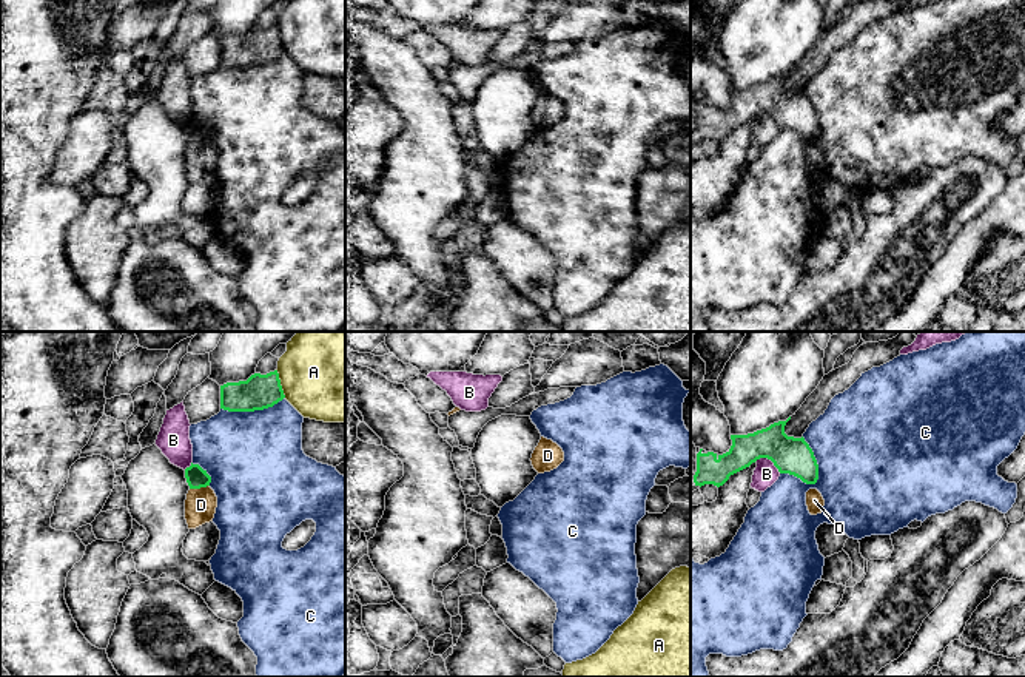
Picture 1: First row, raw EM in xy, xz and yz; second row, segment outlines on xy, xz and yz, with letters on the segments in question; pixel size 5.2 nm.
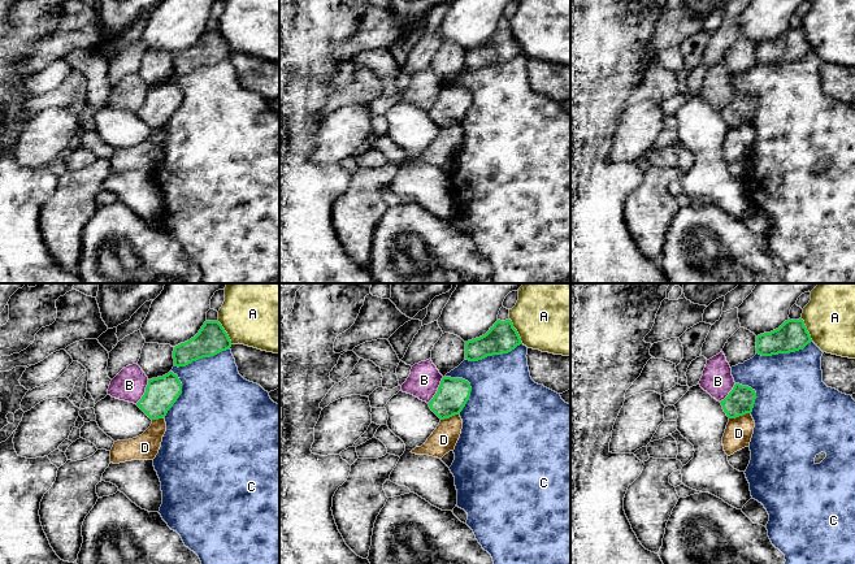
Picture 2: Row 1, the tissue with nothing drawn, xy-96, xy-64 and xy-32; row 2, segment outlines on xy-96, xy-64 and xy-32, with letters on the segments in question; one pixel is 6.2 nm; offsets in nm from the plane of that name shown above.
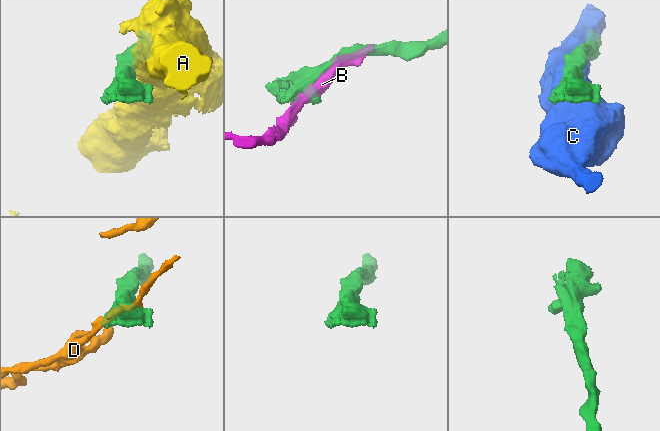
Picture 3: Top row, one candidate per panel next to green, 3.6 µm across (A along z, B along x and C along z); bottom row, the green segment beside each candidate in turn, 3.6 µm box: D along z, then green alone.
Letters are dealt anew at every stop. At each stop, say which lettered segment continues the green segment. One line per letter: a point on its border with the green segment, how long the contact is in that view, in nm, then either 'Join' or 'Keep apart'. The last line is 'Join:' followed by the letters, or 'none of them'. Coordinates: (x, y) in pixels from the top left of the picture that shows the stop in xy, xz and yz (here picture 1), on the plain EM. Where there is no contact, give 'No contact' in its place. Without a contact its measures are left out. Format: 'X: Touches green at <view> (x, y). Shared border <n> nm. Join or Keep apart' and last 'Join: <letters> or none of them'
A: Touches green at xy (279, 37). Shared border 160 nm. Keep apart
B: Touches green at yz (769, 113). Shared border 150 nm. Keep apart
C: Touches green at yz (816, 116). Shared border 260 nm. Keep apart
D: Touches green at xy (199, 142). Shared border 110 nm. Keep apart
Join: none of them

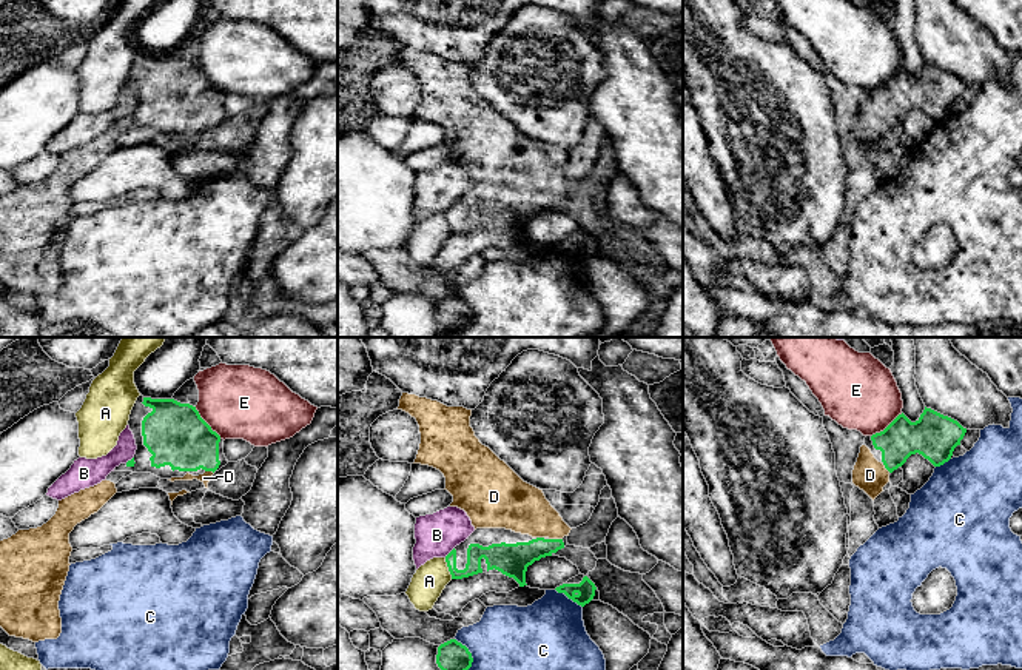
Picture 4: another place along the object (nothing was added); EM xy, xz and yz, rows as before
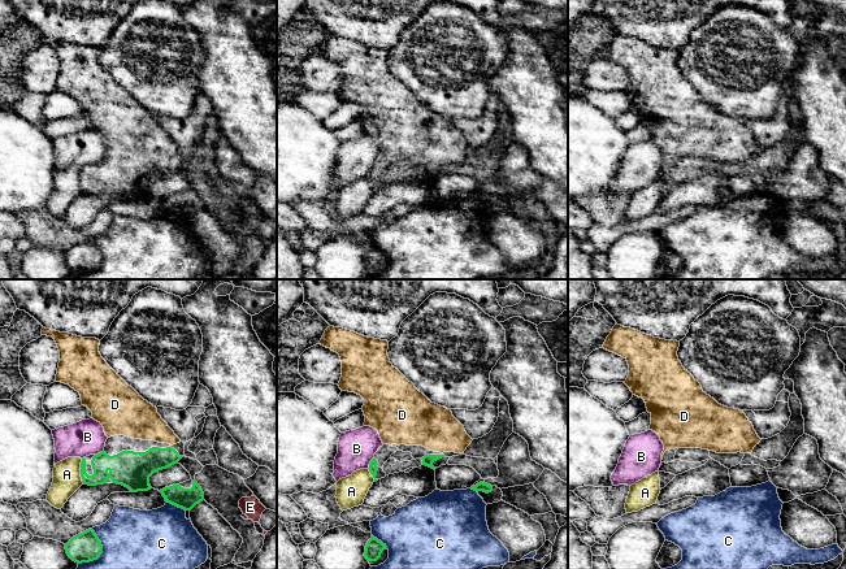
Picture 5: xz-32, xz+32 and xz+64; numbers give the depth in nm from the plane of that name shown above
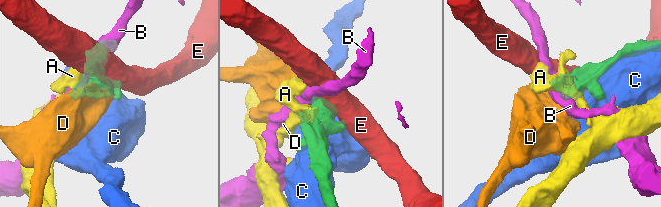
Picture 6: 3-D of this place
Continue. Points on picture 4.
A: Touches green at xz (449, 224). Shared border 120 nm. Keep apart
B: Touches green at xz (450, 207). Shared border 80 nm. Keep apart
C: Touches green at xz (569, 253). Shared border 170 nm. Keep apart
D: Touches green at xz (555, 194). Shared border 70 nm. Join
E: Touches green at xy (205, 77). Shared border 220 nm. Keep apart
Join: D

